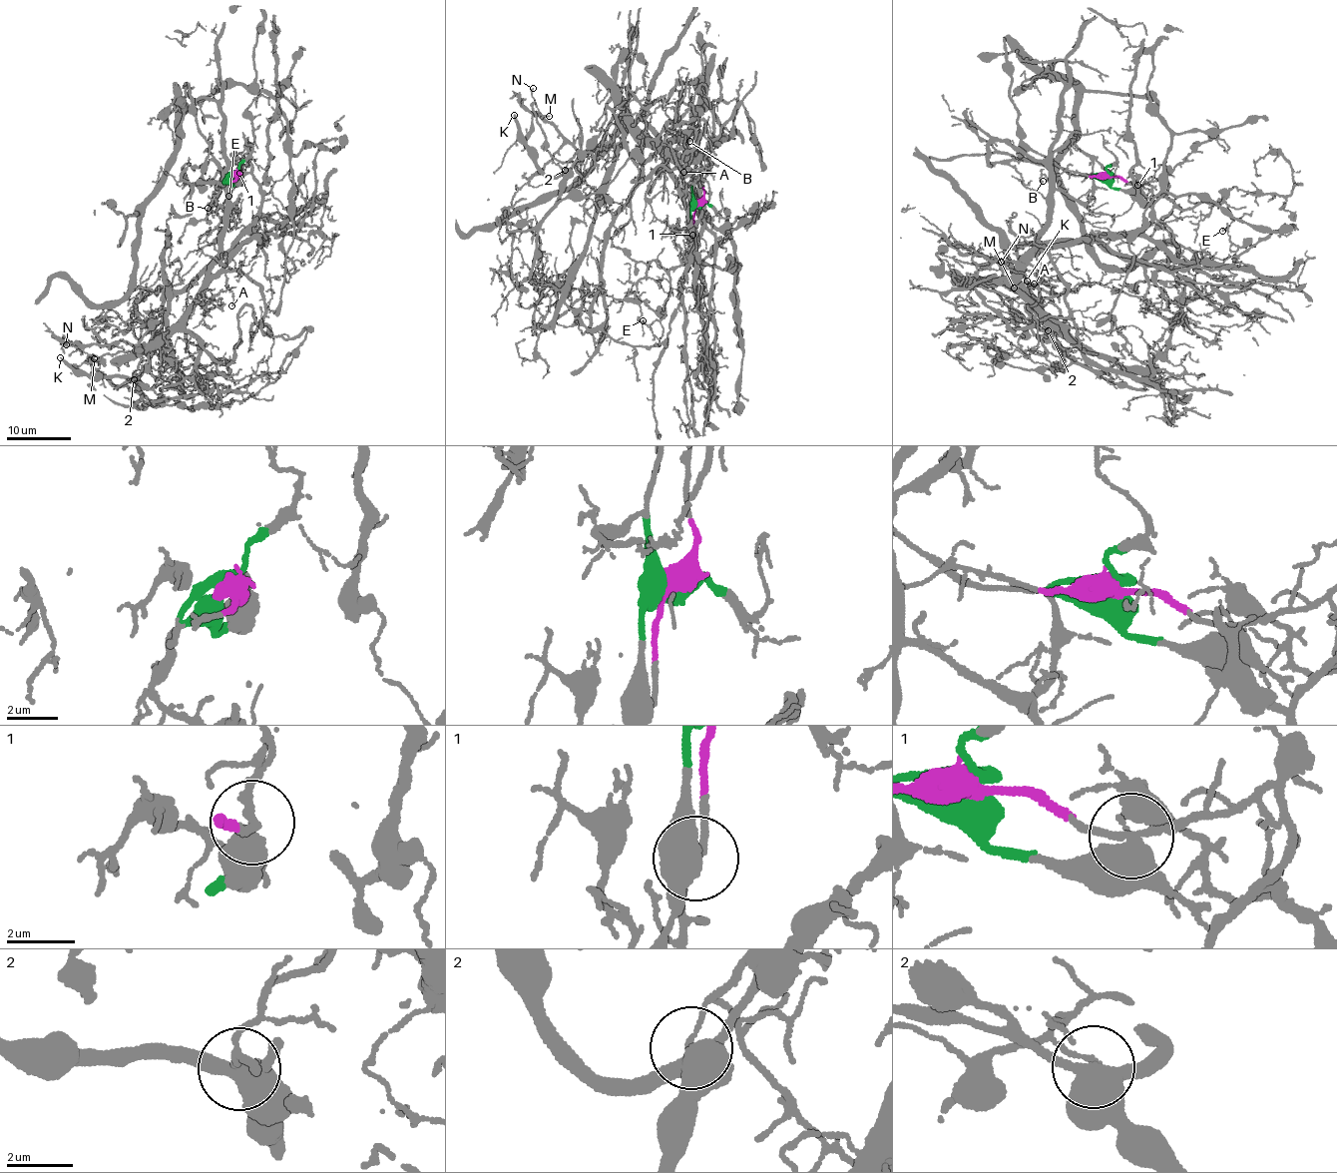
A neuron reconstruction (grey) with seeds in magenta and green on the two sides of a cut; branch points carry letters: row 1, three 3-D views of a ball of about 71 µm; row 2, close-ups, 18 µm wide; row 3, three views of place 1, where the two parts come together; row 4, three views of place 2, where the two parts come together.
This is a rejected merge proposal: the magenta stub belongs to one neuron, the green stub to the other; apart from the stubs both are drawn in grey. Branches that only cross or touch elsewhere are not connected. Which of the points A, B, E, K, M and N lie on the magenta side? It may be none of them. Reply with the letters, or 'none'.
B, E

